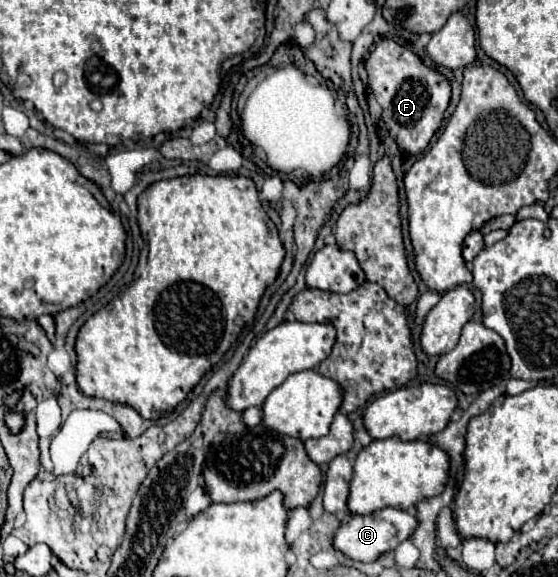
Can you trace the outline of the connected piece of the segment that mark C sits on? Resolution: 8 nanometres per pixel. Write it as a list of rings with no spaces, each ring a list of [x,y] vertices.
[[[384,507],[384,509],[378,509],[370,515],[352,515],[348,517],[348,521],[344,521],[334,539],[332,539],[332,545],[336,551],[344,553],[346,557],[350,559],[356,559],[356,561],[376,561],[382,553],[388,553],[392,551],[398,543],[406,541],[412,531],[416,529],[416,517],[406,513],[406,511],[400,511],[400,509],[394,509],[394,507]]]

